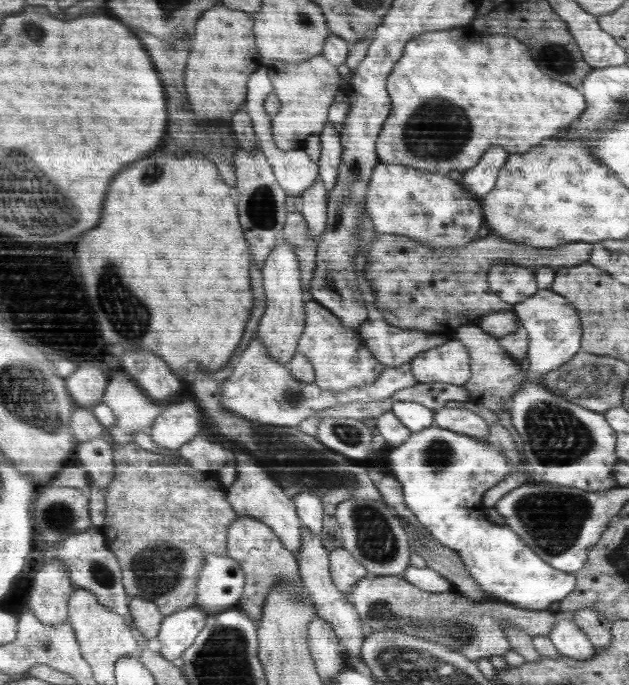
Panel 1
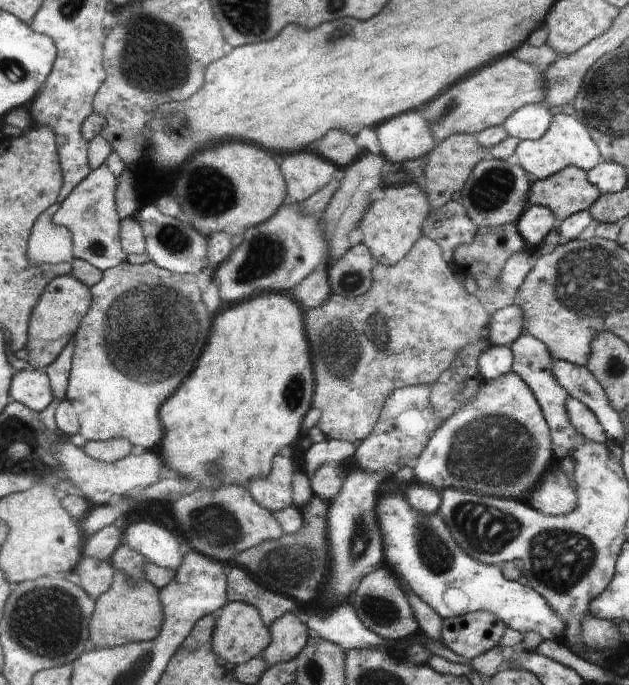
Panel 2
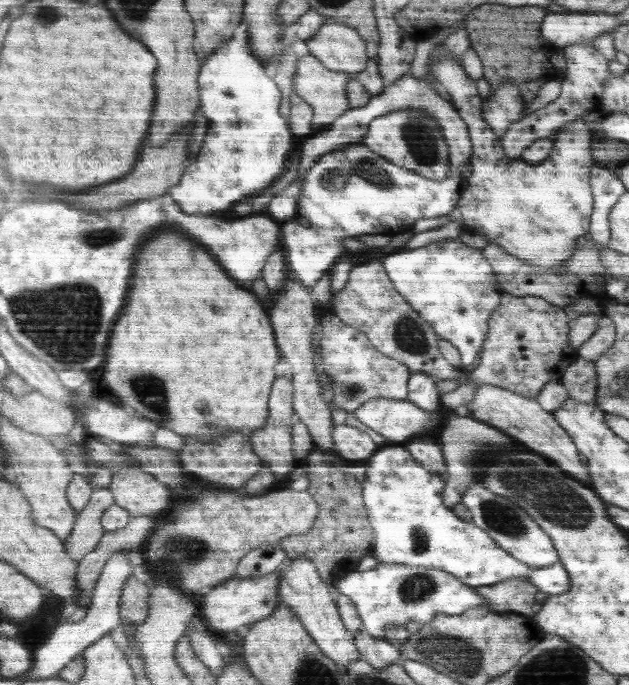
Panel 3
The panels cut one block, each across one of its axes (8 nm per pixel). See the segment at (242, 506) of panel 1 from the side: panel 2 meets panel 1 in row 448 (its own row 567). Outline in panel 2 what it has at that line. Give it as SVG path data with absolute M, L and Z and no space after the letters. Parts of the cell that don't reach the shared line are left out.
M231 566L227 577L227 598L240 600L260 610L261 618L266 626L279 620L286 612L296 610L296 602L288 595L268 590L260 582L252 578L252 574L240 566Z

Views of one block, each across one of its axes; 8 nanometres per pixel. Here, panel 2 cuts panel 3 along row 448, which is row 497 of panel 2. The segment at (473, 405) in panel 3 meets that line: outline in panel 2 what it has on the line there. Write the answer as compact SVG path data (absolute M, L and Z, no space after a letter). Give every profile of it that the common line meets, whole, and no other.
M558 462L553 464L553 469L548 471L544 482L525 501L536 510L544 511L544 514L562 516L576 508L577 496Z

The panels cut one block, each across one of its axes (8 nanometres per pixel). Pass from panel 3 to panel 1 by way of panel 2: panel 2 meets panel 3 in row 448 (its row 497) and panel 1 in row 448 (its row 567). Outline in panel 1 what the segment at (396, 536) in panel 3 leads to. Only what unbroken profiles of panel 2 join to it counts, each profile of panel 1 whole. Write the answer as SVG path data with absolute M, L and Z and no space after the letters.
M435 424L423 431L411 432L400 446L387 450L387 471L402 484L405 506L416 516L422 526L442 545L456 550L460 560L466 564L468 574L476 584L494 599L512 603L520 608L549 610L552 602L566 599L578 584L575 573L562 572L536 556L532 548L525 546L522 538L506 525L496 525L486 518L483 494L510 474L506 458L500 454L501 447L490 440L478 440L460 432L438 428Z

